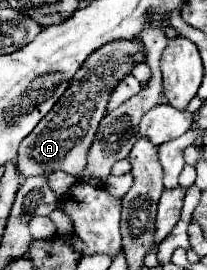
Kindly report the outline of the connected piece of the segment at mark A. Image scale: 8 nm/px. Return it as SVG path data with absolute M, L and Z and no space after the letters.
M119 39L95 49L85 59L85 63L75 73L65 93L61 95L61 99L53 105L53 109L39 121L39 125L19 145L17 167L21 175L31 177L31 175L51 173L57 169L73 177L83 175L91 143L95 139L99 121L105 117L107 103L115 89L115 83L119 83L125 75L131 73L135 65L133 57L139 51L139 47L141 47L139 39Z

